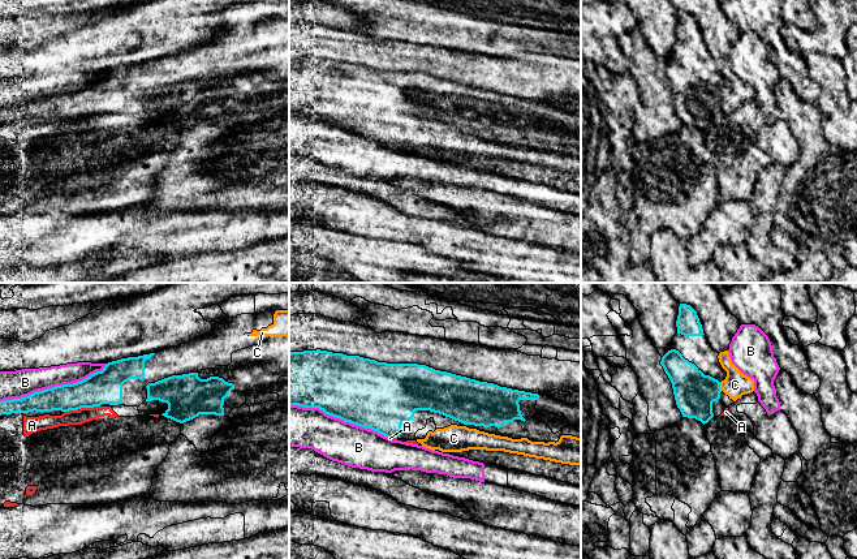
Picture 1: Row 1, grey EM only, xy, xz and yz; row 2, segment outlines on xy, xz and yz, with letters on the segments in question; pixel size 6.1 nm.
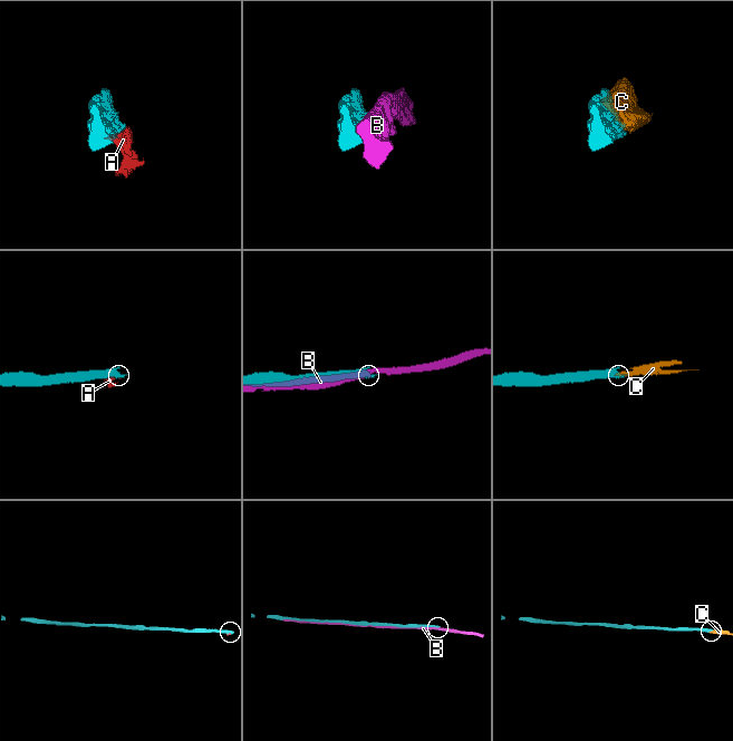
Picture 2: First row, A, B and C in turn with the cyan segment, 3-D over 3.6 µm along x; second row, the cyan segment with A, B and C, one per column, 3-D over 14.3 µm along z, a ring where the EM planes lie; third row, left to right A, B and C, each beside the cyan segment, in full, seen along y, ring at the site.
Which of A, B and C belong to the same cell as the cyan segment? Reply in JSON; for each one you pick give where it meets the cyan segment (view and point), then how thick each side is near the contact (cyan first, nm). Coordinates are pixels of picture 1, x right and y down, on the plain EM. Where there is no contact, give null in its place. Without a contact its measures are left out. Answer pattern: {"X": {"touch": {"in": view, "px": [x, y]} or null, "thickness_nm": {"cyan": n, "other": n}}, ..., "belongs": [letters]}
{"C": {"touch": {"in": "yz", "px": [719, 94]}, "thickness_nm": {"cyan": 260, "other": 150}}, "belongs": ["C"]}

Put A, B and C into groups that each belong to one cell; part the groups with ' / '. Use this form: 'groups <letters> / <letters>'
groups A / B / C

